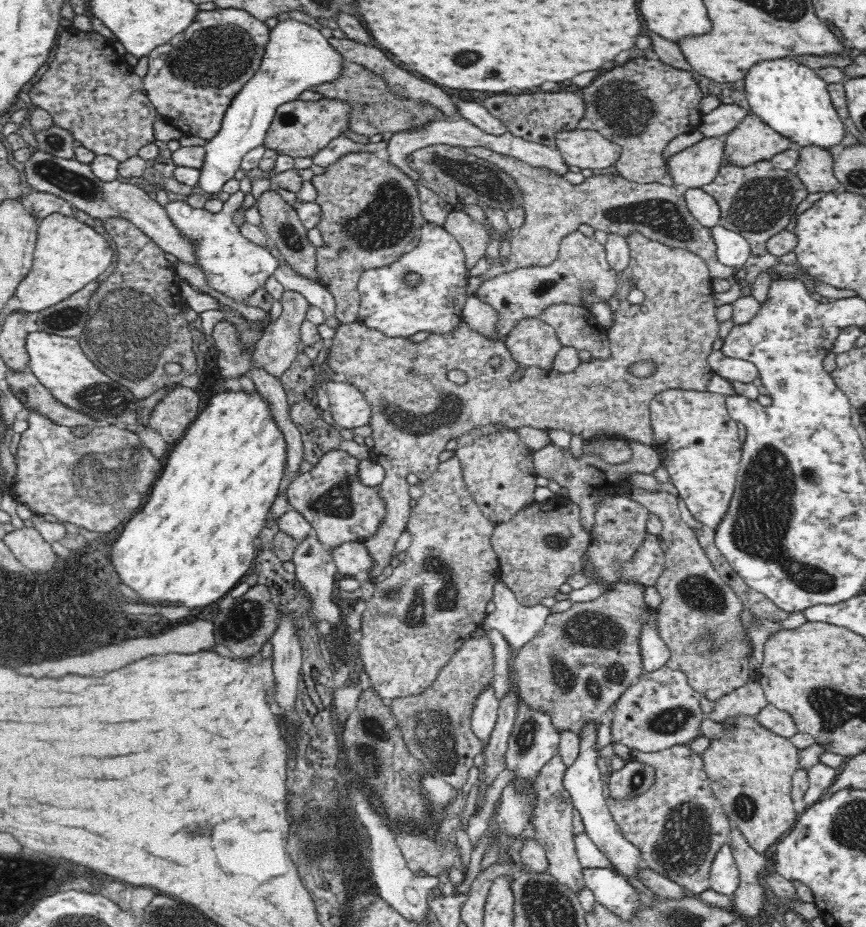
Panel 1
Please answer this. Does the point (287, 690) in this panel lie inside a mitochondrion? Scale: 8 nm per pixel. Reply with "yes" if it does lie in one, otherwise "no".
no

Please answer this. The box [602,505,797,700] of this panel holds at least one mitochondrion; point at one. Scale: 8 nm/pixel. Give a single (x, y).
(697, 591)

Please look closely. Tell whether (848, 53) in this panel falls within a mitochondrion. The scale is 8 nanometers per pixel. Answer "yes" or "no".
no

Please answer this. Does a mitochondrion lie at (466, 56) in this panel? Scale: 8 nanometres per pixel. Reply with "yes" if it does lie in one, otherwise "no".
yes

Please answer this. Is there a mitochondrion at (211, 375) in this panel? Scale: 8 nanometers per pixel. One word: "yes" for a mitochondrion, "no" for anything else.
no

